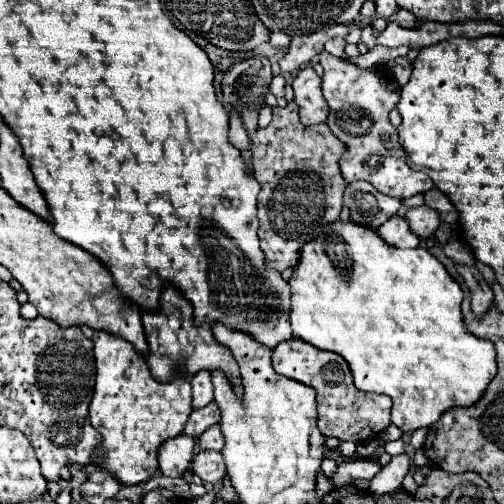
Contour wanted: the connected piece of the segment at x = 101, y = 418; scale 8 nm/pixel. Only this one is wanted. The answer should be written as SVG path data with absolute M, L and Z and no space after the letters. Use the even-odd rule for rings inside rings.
M95 331L93 343L97 381L89 405L89 419L91 425L101 433L101 443L95 447L91 463L97 469L109 471L121 485L129 487L145 483L159 469L159 445L181 435L193 411L189 377L177 373L173 381L159 383L131 343L103 331Z

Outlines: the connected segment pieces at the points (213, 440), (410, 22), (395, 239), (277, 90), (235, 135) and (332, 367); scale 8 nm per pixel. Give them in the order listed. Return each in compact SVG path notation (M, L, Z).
M213 425L211 429L207 429L201 437L199 437L199 449L207 451L207 449L221 449L223 447L223 435L219 425Z
M399 9L389 21L397 23L397 25L403 27L403 29L411 29L411 27L415 25L415 17L413 17L413 13L409 13L407 9Z
M391 217L377 229L377 233L381 235L381 239L387 245L393 245L399 249L419 245L419 237L409 231L409 225L407 225L407 221L403 221L403 217Z
M277 75L277 77L273 77L273 81L271 81L271 91L277 95L277 99L279 99L279 105L281 107L285 107L287 103L285 103L285 99L283 99L283 87L286 85L286 80L283 75Z
M229 113L229 143L233 143L237 149L249 149L249 137L243 127L241 113Z
M291 339L277 345L271 359L273 359L273 369L279 375L291 377L317 391L317 411L319 411L317 427L325 437L337 437L339 441L361 443L369 437L375 437L389 425L391 399L385 395L357 391L353 385L349 365L337 353L321 351L299 339Z

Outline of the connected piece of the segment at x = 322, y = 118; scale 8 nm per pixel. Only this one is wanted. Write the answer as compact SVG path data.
M311 65L299 71L293 81L295 103L299 105L299 117L303 125L317 125L327 121L327 101L321 93L321 77L313 71Z

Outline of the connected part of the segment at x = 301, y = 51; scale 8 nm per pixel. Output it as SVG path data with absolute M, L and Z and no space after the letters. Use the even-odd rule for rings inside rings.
M335 25L329 29L319 29L313 35L303 35L303 37L293 37L287 55L279 61L281 73L293 73L305 67L313 57L317 57L323 51L323 45L327 39L333 39L337 35L347 35L349 27L347 25Z

